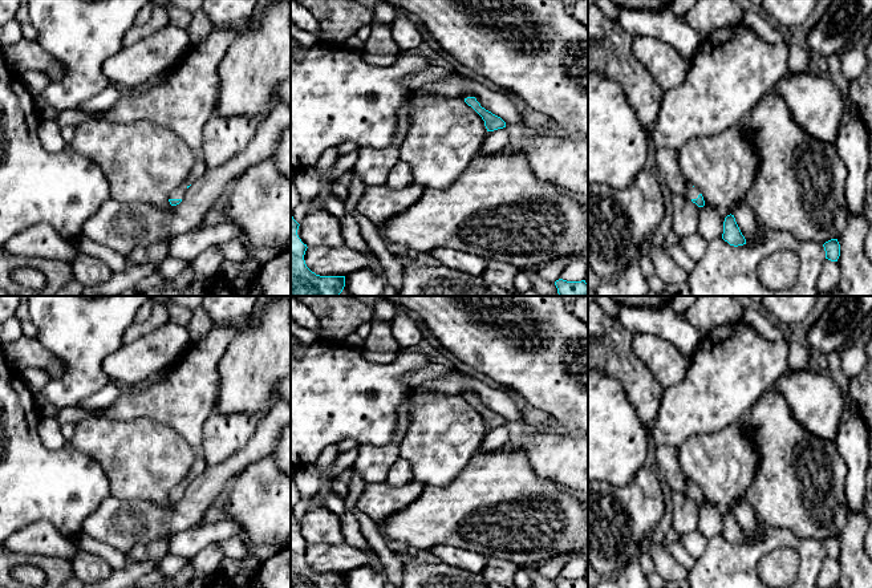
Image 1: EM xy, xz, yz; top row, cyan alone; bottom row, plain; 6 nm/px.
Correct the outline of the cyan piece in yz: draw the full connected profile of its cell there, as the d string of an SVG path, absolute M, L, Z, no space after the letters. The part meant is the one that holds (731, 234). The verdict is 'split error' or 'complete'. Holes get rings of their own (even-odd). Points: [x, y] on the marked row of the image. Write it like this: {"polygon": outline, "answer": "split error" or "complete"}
{"polygon": "M731 214L725 218L722 239L734 247L746 244L746 239Z", "answer": "complete"}

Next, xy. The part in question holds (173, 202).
{"polygon": "M199 157L196 159L196 162L194 163L187 179L178 187L175 188L170 198L169 198L169 202L171 206L177 206L182 202L182 199L184 198L186 195L186 191L187 188L194 183L196 182L207 170L207 166L206 163L203 162L202 157Z", "answer": "split error"}

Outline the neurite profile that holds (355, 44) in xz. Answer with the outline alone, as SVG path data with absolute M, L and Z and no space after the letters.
M356 35L352 36L349 40L345 40L342 42L340 42L341 46L352 50L352 52L356 52L356 53L364 53L364 46L365 46L365 42L362 40L360 40Z

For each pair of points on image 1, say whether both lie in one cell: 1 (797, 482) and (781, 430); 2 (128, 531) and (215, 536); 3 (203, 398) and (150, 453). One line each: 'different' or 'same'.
1: same
2: different
3: different

